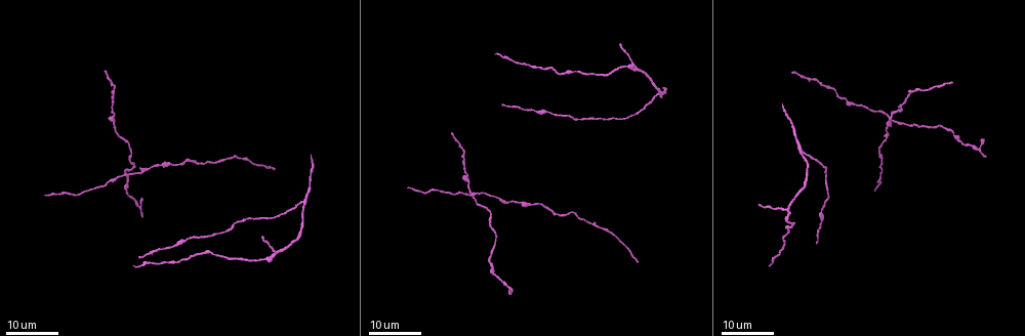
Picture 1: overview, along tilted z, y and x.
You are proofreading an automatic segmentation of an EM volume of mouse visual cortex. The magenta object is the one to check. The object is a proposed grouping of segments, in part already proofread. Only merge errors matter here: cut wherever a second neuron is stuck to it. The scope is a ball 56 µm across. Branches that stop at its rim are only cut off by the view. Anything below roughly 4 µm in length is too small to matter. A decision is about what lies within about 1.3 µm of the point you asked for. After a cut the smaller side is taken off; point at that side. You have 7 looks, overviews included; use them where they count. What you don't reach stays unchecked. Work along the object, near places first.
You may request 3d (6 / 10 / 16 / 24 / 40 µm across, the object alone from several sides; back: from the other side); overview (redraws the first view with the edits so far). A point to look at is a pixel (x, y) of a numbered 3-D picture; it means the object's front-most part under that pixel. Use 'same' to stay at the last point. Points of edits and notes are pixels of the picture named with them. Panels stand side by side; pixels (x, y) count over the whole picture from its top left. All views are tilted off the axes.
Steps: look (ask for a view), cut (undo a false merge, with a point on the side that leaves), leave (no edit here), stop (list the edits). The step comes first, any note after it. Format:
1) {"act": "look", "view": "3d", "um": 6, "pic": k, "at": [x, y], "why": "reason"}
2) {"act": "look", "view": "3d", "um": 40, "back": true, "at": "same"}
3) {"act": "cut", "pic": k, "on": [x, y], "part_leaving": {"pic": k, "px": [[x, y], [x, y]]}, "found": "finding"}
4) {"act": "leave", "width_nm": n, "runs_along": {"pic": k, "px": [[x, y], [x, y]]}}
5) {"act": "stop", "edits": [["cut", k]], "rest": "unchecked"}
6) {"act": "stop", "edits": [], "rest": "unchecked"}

{"act": "look", "view": "3d", "um": 24, "pic": 1, "at": [147, 167]}

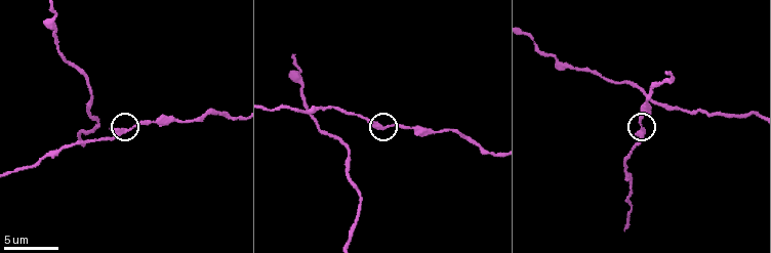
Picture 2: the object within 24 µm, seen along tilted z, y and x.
{"act": "look", "view": "3d", "um": 6, "pic": 2, "at": [386, 126], "why": "zoom in"}

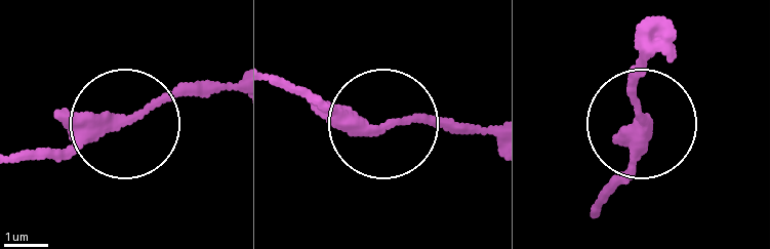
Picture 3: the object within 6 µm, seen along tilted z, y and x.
{"act": "look", "view": "3d", "um": 6, "back": true, "pic": 3, "at": [643, 115]}

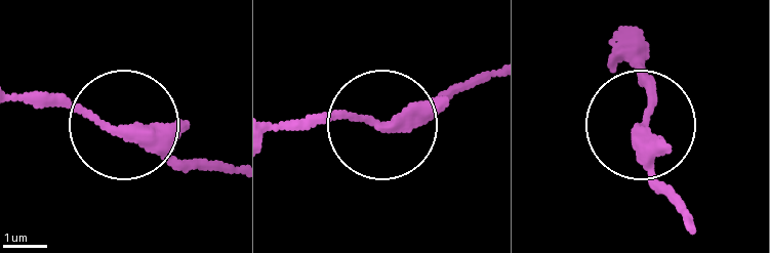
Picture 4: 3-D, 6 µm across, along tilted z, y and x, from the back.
{"act": "leave", "found": "one neuron here"}

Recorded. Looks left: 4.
{"act": "look", "view": "3d", "um": 16, "pic": 2, "at": [651, 99]}

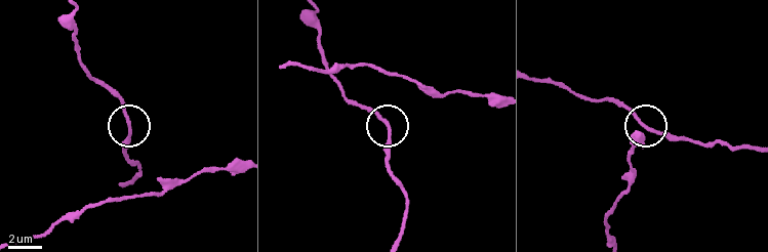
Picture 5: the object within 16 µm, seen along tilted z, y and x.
{"act": "leave", "width_nm": 180, "found": "continuous, no second neuron"}

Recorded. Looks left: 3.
{"act": "look", "view": "3d", "um": 10, "pic": 2, "at": [80, 135], "why": "sudden change in width"}

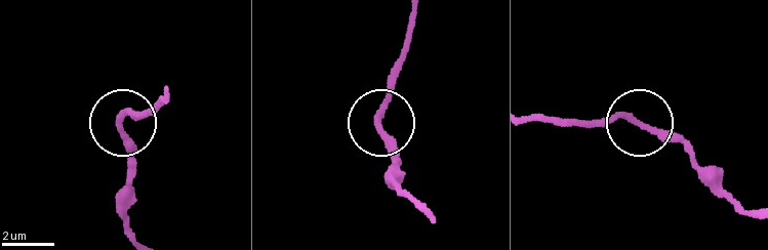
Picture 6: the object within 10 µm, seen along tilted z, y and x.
{"act": "leave", "found": "one neuron here"}

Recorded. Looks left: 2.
{"act": "look", "view": "3d", "um": 24, "pic": 1, "at": [180, 244]}

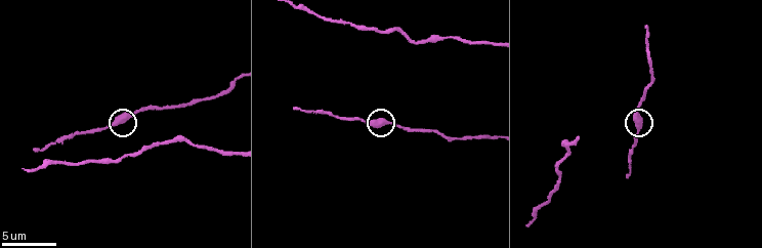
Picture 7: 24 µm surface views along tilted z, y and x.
{"act": "look", "view": "3d", "um": 10, "pic": 7, "at": [377, 124]}

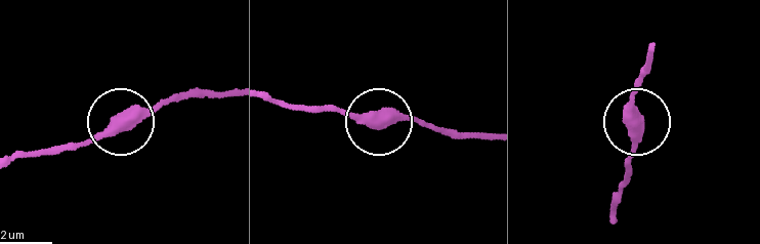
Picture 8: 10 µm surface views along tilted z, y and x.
{"act": "leave", "runs_along": {"pic": 8, "px": [[487, 137], [448, 134], [409, 117], [323, 109]]}, "found": "all the same neuron"}

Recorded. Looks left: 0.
{"act": "stop", "edits": [], "rest": "unchecked"}

